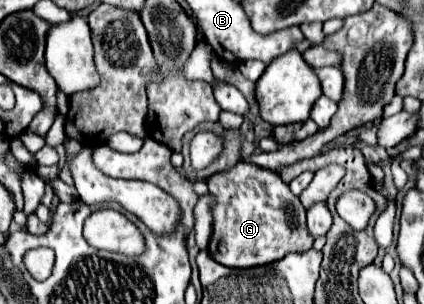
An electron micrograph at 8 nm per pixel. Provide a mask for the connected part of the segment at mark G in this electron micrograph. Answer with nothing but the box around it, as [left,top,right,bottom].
[208,161,314,269]

